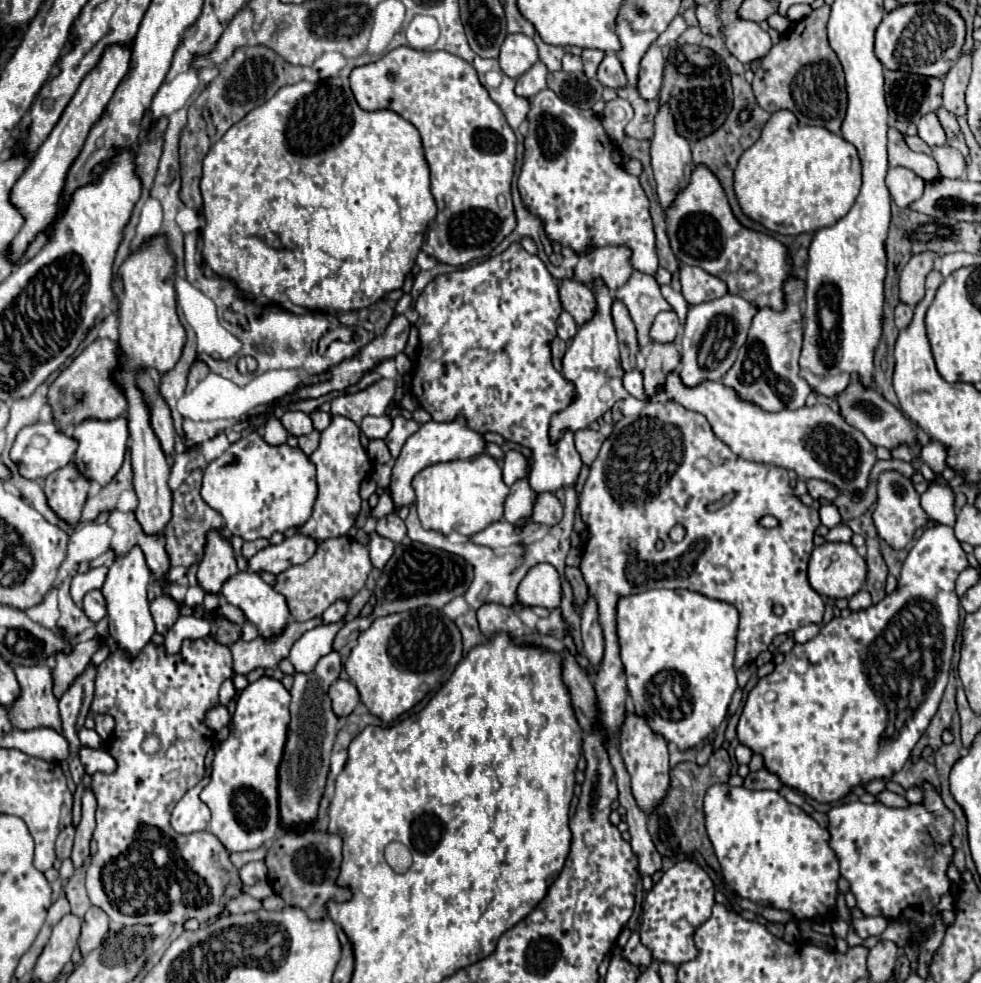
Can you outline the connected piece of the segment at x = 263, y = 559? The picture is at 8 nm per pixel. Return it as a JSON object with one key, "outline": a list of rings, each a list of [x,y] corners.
{"outline":[[[294,534],[284,538],[282,544],[268,546],[260,550],[256,556],[248,560],[248,570],[260,572],[266,570],[270,574],[280,574],[286,568],[294,564],[304,564],[312,554],[316,552],[318,542],[314,538],[308,538],[306,534]]]}

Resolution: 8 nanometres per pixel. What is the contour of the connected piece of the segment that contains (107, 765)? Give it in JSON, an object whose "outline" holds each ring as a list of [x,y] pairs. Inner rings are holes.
{"outline":[[[80,748],[80,758],[82,758],[82,766],[84,766],[86,774],[90,774],[90,776],[96,772],[112,774],[116,770],[116,760],[104,750]]]}

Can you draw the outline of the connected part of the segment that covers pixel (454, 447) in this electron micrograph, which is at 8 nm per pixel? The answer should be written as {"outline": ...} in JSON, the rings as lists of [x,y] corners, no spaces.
{"outline":[[[462,418],[454,420],[454,422],[426,422],[420,426],[418,432],[414,432],[406,444],[402,446],[400,456],[396,458],[396,464],[392,468],[392,478],[390,478],[390,498],[394,502],[396,508],[404,508],[410,506],[414,502],[414,492],[412,492],[412,478],[430,464],[438,464],[438,462],[450,462],[450,460],[458,460],[458,458],[474,458],[476,454],[486,452],[486,442],[484,438],[470,430],[466,426],[466,422]]]}

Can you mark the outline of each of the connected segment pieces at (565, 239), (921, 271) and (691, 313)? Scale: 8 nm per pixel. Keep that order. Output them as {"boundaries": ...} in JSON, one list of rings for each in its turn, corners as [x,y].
{"boundaries":[[[[548,88],[540,90],[530,102],[530,130],[526,134],[524,166],[518,178],[524,206],[540,216],[552,240],[562,246],[572,246],[576,254],[584,252],[588,246],[624,244],[632,250],[632,266],[654,276],[658,270],[658,256],[648,210],[650,202],[638,178],[612,162],[612,144],[598,114],[562,102]]],[[[924,252],[924,254],[914,254],[910,262],[904,266],[900,274],[900,300],[914,306],[916,302],[922,300],[924,296],[924,278],[930,274],[934,268],[934,260],[938,254]]],[[[726,294],[712,302],[696,304],[688,310],[688,320],[682,336],[682,368],[680,378],[686,386],[698,386],[702,380],[722,380],[736,360],[738,350],[746,342],[750,322],[758,310],[740,296]]]]}

